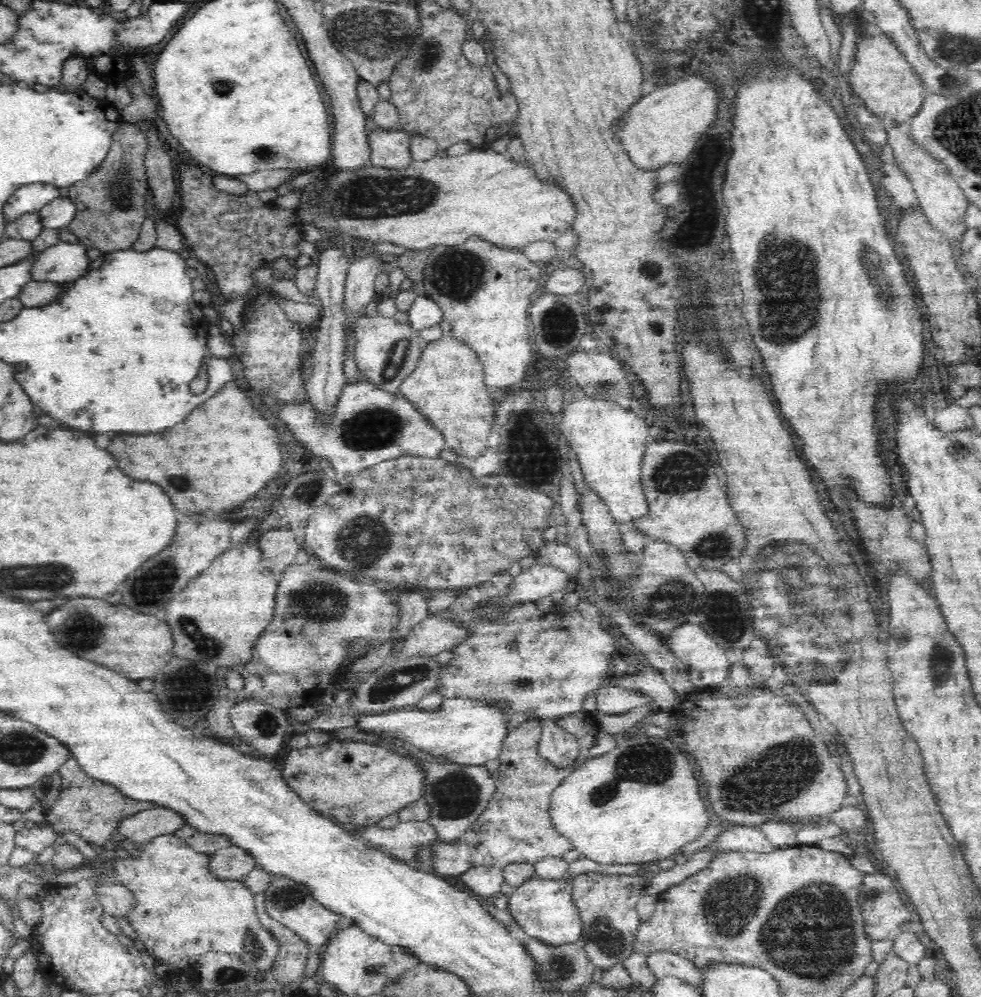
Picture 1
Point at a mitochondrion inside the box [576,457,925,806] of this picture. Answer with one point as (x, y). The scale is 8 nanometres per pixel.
(799, 608)

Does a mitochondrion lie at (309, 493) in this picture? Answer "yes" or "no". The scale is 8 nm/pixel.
yes

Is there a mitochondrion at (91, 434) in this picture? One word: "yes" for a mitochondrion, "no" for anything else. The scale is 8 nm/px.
no

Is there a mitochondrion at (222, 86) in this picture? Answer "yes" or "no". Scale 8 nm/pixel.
yes

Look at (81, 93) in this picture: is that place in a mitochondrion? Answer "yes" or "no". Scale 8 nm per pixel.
no

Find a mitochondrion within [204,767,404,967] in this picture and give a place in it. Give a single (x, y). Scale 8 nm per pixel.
(251, 942)

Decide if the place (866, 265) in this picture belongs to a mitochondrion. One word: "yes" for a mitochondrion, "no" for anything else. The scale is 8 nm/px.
yes

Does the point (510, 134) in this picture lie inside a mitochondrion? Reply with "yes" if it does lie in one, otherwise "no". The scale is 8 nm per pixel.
no

